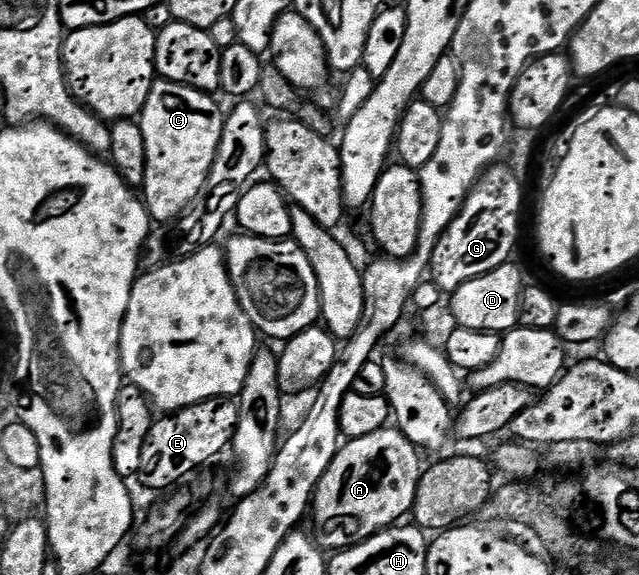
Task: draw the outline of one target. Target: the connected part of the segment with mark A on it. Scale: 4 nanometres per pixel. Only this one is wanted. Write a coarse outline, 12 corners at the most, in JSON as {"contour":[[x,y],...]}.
{"contour":[[396,428],[348,439],[311,503],[322,551],[416,503],[422,455]]}

